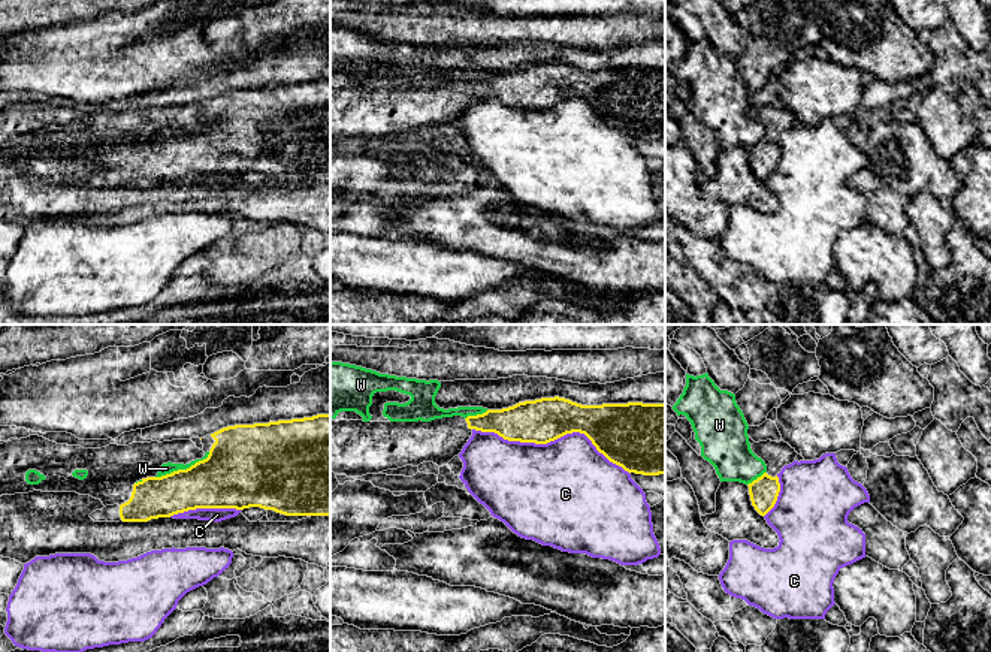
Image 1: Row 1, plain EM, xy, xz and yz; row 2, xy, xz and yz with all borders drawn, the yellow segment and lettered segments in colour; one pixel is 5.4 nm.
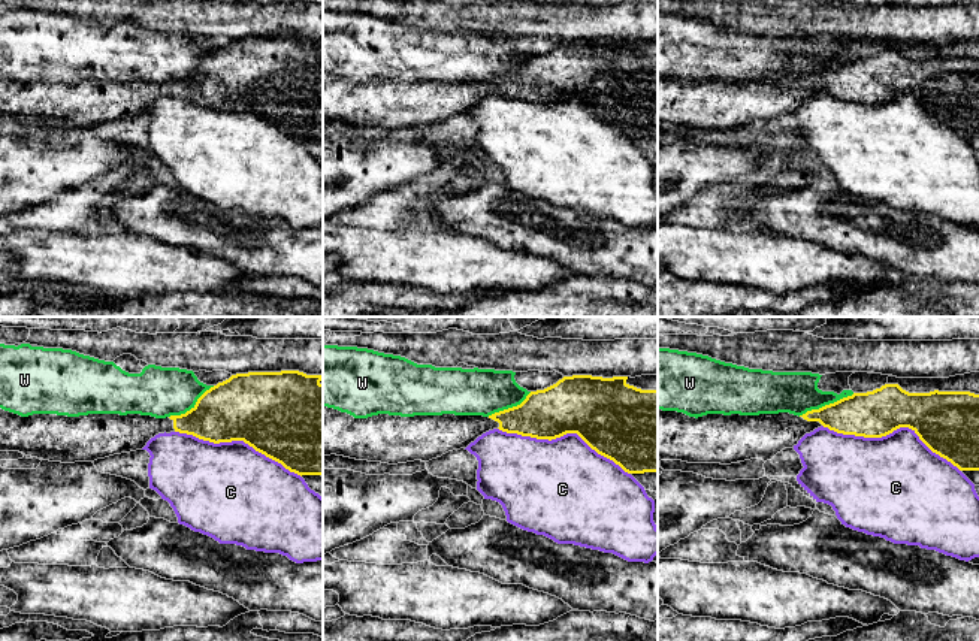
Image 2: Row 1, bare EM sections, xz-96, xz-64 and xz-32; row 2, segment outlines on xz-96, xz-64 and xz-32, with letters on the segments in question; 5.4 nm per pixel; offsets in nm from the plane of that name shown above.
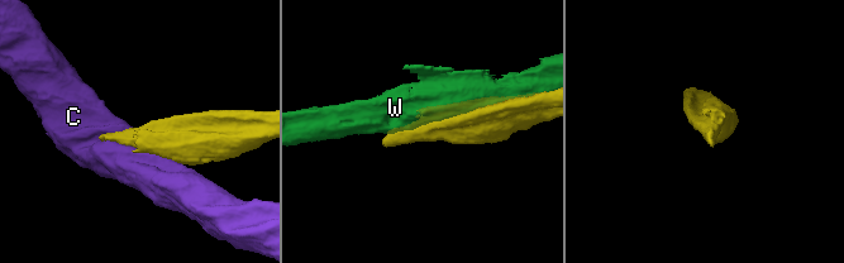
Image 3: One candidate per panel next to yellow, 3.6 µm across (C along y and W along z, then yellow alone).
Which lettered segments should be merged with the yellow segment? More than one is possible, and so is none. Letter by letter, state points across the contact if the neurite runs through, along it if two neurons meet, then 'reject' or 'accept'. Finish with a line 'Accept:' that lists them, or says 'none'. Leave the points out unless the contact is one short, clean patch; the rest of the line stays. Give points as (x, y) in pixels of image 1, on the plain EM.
C: reject
W: reject
Accept: none

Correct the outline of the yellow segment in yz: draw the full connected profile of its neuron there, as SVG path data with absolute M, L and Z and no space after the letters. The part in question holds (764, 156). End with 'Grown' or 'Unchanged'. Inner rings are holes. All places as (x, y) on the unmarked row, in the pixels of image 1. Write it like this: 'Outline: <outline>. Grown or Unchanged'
Outline: M771 105L753 108L752 117L767 130L767 136L747 150L752 170L765 181L774 172L780 157L777 139L785 130L792 129L798 118L788 108Z. Grown

